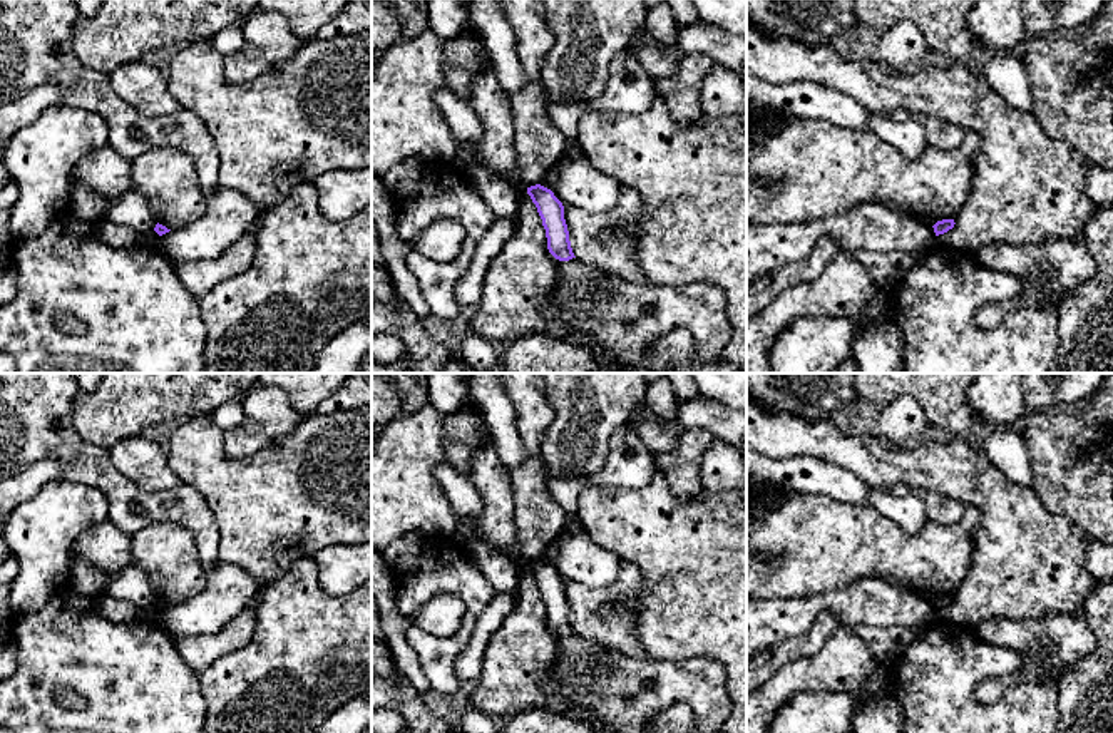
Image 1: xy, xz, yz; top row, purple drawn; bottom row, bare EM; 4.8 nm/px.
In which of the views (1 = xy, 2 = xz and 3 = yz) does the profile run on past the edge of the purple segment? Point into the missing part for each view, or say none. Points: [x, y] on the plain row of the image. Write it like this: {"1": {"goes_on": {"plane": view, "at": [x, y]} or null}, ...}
{"1": {"goes_on": null}, "2": {"goes_on": null}, "3": {"goes_on": null}}

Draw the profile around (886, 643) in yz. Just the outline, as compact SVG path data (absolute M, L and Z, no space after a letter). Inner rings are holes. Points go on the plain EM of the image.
M839 619L839 626L862 638L877 663L889 668L905 646L914 643L934 621L926 621L919 626L875 628L867 624L845 624Z

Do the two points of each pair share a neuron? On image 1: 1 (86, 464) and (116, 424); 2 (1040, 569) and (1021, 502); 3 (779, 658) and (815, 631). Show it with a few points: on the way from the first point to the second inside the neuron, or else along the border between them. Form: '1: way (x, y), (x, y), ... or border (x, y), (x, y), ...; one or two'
1: border (71, 419), (71, 424), (87, 442), (107, 451); two
2: way (1023, 553), (1021, 519); one
3: way (787, 651), (799, 648), (807, 640); one

